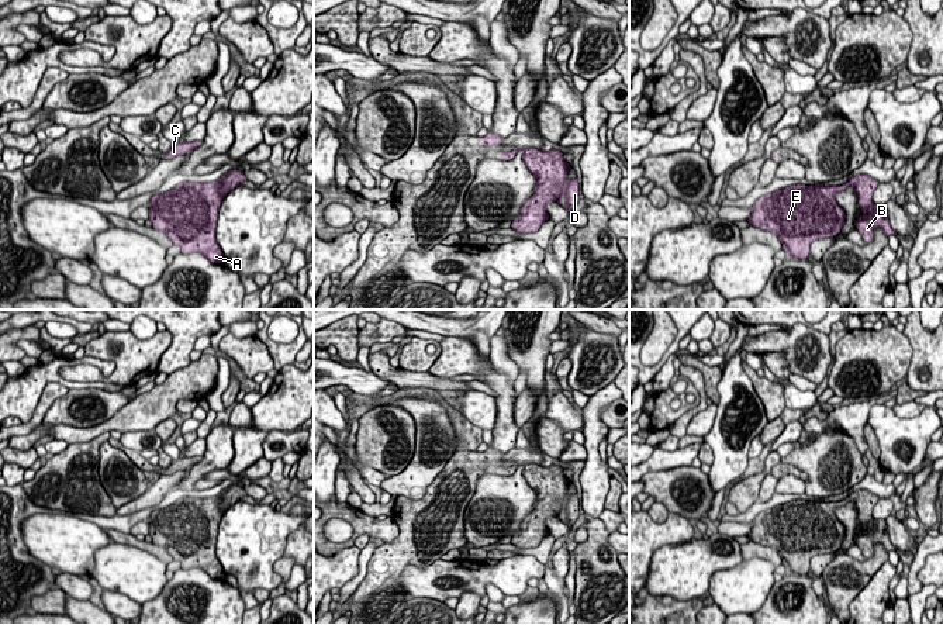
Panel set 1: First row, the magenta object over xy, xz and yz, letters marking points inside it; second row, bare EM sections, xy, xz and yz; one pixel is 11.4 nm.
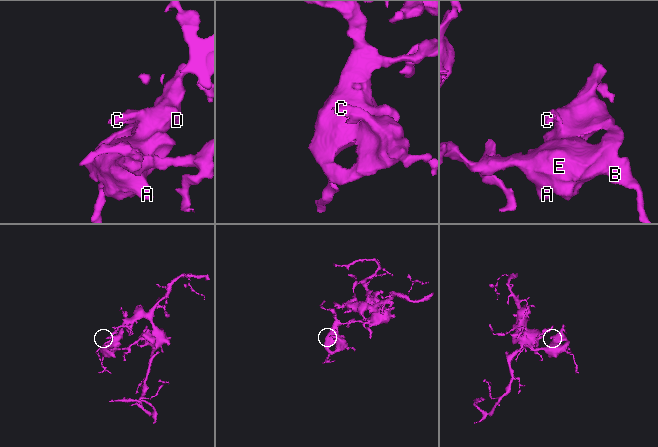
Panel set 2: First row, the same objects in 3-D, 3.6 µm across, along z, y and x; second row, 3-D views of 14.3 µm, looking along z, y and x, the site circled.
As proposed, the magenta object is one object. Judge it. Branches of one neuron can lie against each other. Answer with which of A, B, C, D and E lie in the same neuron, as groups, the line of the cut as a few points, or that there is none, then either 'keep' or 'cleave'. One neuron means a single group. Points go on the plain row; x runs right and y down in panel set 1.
groups A B C D E; cut none; keep

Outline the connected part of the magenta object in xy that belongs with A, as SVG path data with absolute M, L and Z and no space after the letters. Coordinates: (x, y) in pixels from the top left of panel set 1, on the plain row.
M231 484L215 498L184 497L153 510L148 521L151 542L165 548L182 569L198 567L213 579L224 579L215 555L220 521L227 508L245 495L243 486Z

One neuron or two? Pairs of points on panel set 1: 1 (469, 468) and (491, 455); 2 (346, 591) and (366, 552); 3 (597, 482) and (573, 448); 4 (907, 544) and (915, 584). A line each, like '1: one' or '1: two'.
1: one
2: one
3: two
4: two

